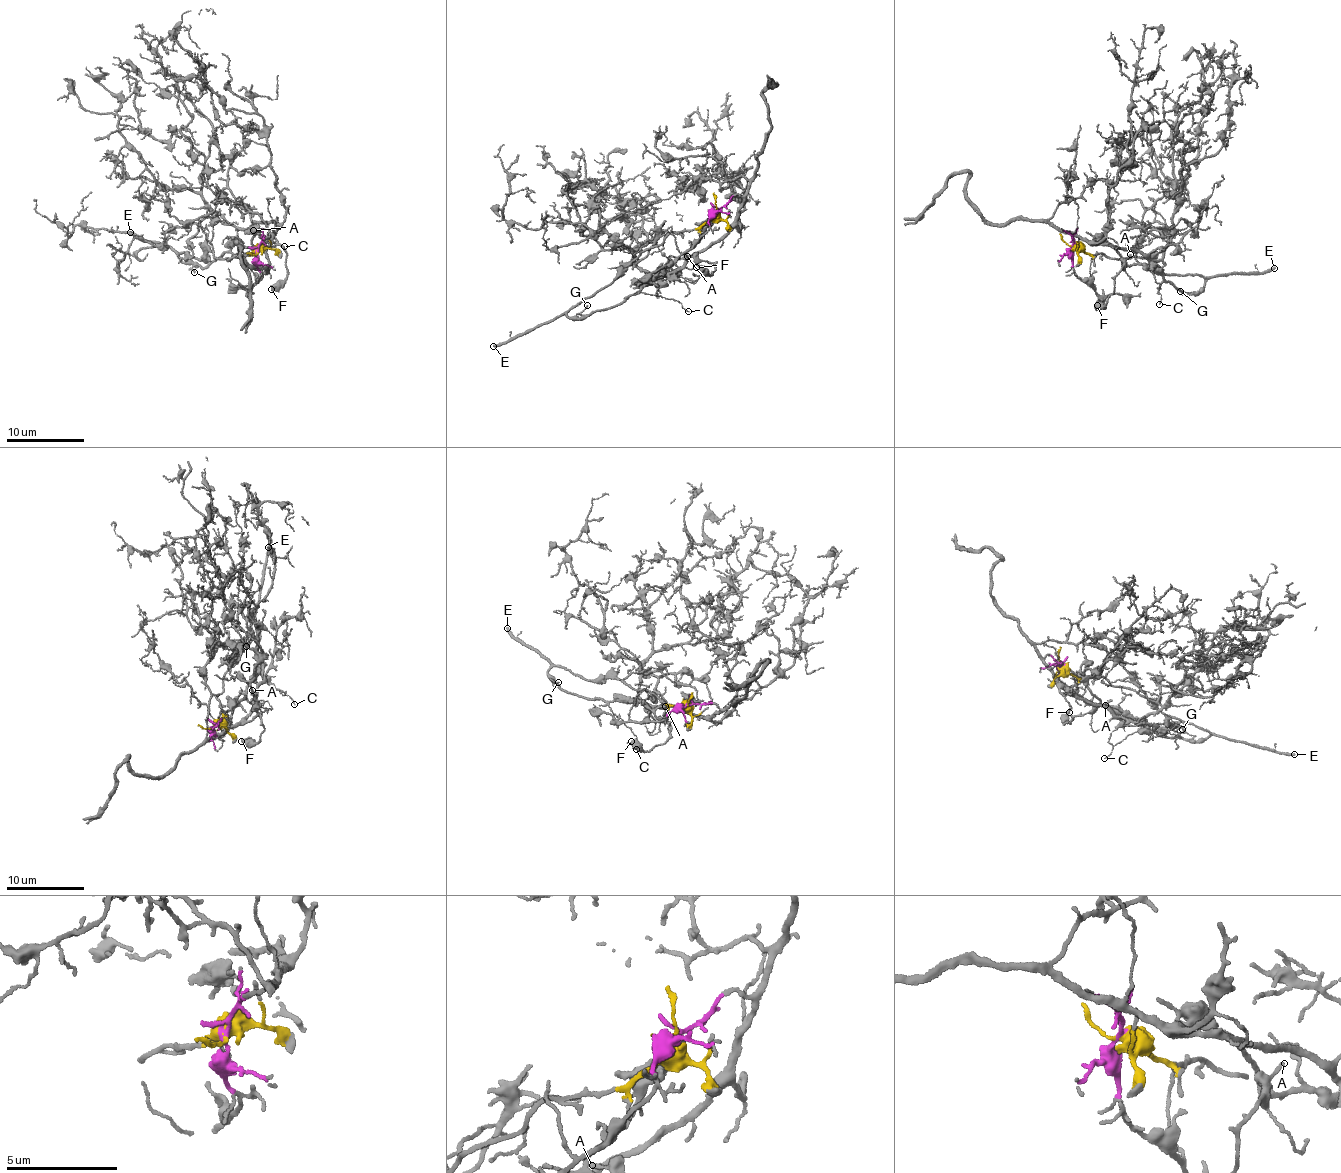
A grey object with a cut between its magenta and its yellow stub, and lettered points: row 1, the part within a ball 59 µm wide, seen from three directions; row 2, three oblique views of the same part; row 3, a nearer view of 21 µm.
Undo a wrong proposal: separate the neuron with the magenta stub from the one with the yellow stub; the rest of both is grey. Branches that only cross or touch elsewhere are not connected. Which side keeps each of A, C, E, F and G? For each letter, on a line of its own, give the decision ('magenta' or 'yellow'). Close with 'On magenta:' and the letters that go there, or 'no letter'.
A: yellow
C: yellow
E: yellow
F: yellow
G: yellow
On magenta: no letter

